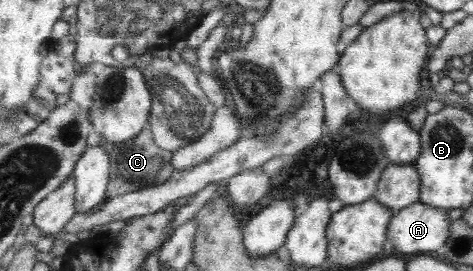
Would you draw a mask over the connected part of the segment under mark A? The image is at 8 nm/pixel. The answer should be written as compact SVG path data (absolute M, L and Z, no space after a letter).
M416 202L392 212L387 236L400 253L436 251L449 234L447 210Z

